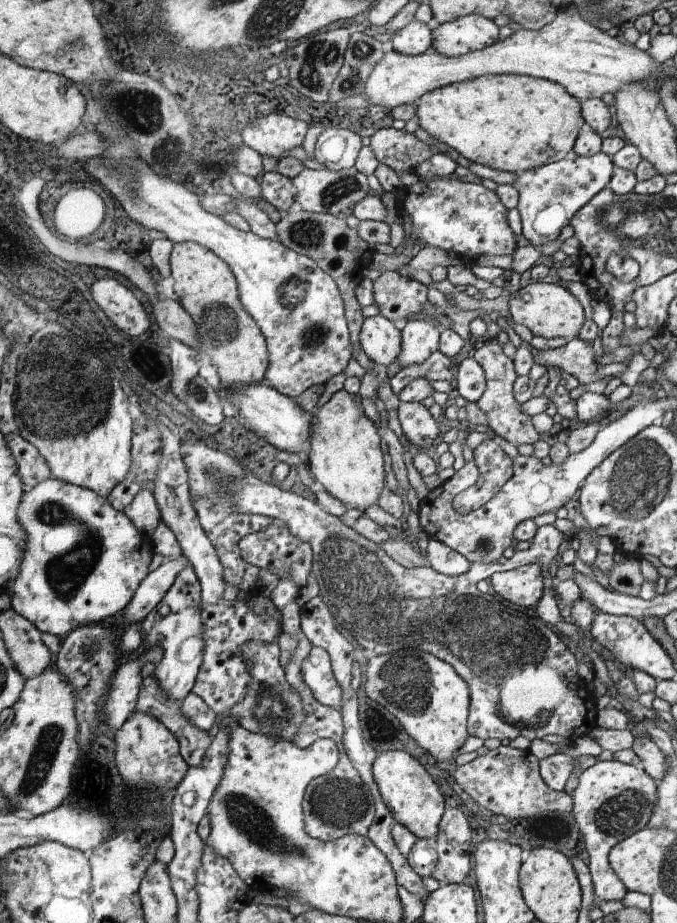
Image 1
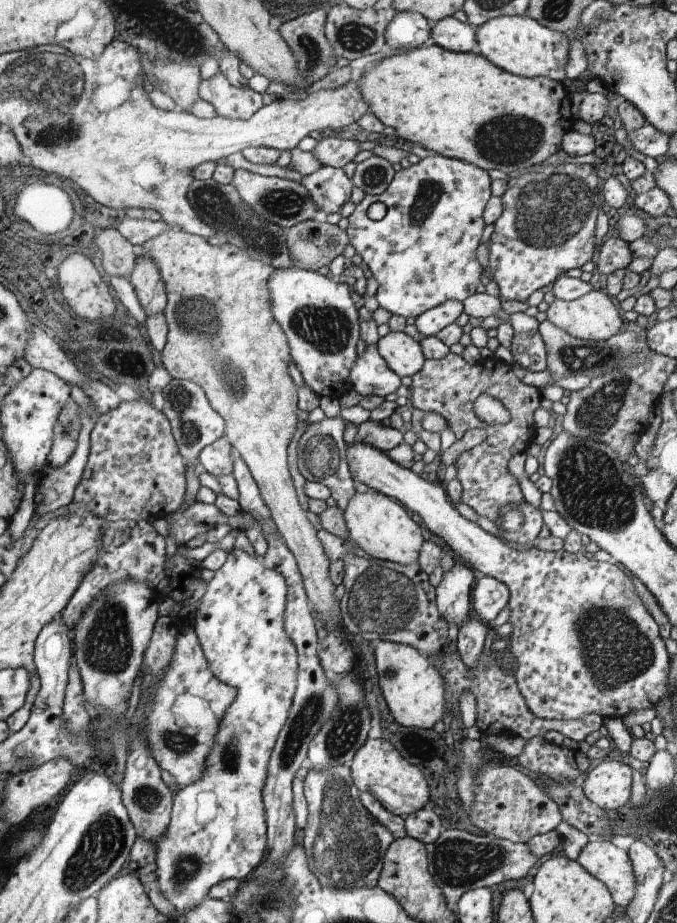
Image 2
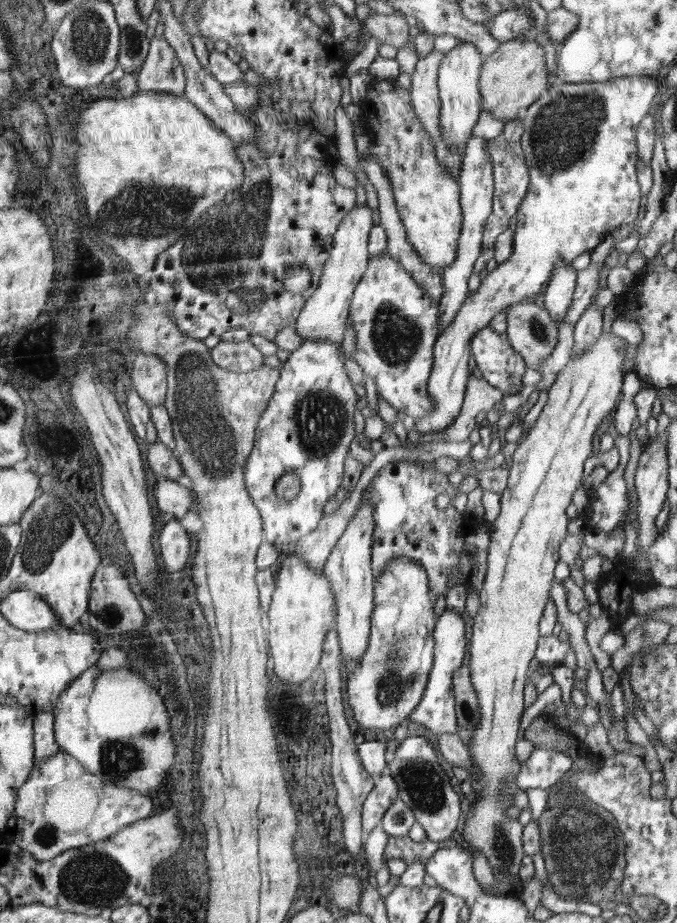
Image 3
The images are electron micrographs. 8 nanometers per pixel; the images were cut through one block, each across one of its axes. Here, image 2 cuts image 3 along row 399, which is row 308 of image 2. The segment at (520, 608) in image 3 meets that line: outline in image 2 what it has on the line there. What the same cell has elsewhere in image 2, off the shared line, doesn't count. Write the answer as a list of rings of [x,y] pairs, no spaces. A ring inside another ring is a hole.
[[[592,290],[589,294],[574,301],[555,299],[546,311],[547,320],[554,327],[568,332],[570,336],[579,340],[586,339],[592,342],[609,340],[612,336],[620,333],[624,322],[622,322],[620,310],[616,308],[616,304],[608,296],[609,294],[604,294],[604,291]]]

